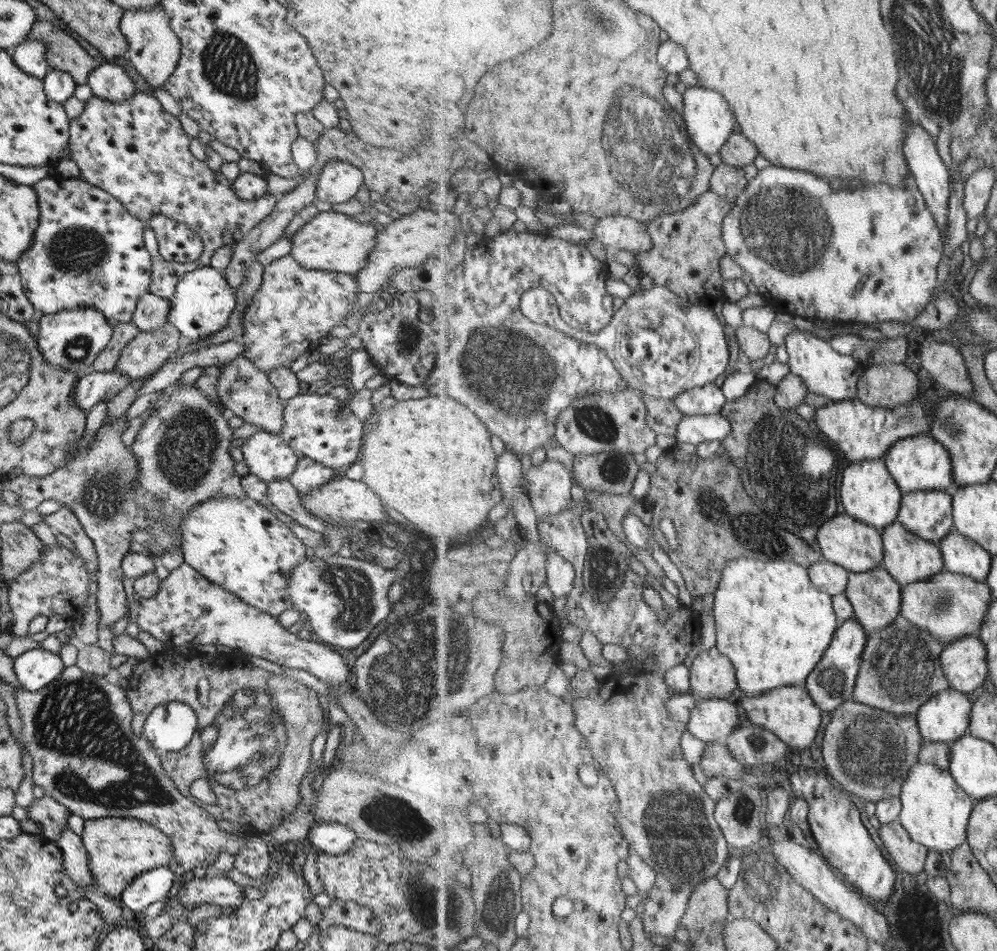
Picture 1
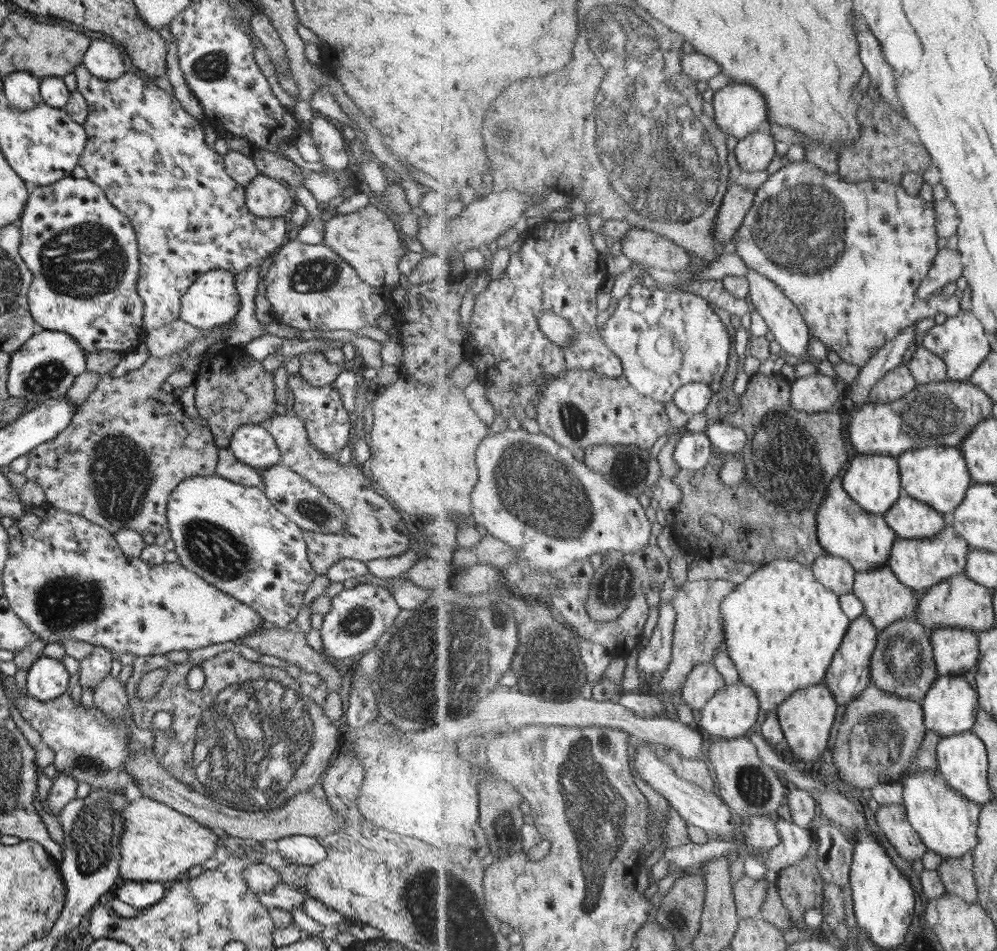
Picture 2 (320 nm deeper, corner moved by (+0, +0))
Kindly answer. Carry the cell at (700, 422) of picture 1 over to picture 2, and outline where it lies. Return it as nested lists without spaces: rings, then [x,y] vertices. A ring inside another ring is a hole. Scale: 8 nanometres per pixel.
[[[717,422],[707,428],[712,444],[727,457],[739,455],[748,443],[748,434],[743,428],[729,425],[727,422]]]

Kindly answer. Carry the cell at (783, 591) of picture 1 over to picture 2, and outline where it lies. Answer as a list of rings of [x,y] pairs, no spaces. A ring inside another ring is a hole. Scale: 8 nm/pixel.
[[[775,560],[775,562],[770,562],[767,566],[760,567],[757,572],[750,574],[743,584],[738,584],[734,591],[725,597],[724,604],[722,604],[722,615],[724,616],[723,632],[725,632],[727,652],[737,667],[741,680],[756,690],[761,708],[767,712],[780,707],[795,691],[801,691],[825,682],[833,659],[836,658],[837,651],[840,650],[852,623],[852,620],[844,613],[840,596],[816,579],[813,568],[805,568],[803,563],[789,562],[788,560]]]

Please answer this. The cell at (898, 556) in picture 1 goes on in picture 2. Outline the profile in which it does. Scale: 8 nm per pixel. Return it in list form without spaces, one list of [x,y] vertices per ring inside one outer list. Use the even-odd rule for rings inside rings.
[[[949,521],[939,535],[931,538],[899,538],[894,544],[887,566],[893,569],[901,583],[909,585],[918,592],[925,592],[952,576],[965,574],[971,550],[969,541],[957,533],[956,528]]]

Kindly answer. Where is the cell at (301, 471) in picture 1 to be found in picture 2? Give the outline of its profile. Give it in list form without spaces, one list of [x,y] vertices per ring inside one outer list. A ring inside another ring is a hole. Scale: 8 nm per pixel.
[[[293,374],[287,378],[287,388],[293,396],[292,411],[301,419],[306,431],[307,440],[313,448],[330,457],[337,455],[338,452],[347,444],[351,444],[351,424],[347,412],[341,405],[337,388],[331,383],[321,388],[310,386],[298,374]]]

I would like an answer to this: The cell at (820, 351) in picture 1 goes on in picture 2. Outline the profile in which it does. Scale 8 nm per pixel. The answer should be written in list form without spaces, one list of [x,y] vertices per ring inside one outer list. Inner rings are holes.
[[[749,269],[746,277],[750,282],[750,299],[754,310],[766,320],[770,332],[774,335],[774,340],[782,349],[782,353],[786,355],[788,360],[809,361],[807,348],[809,348],[811,333],[800,308],[774,280],[760,273],[757,269]]]

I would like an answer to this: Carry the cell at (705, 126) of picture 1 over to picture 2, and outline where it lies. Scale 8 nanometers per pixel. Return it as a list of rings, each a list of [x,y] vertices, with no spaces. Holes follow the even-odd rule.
[[[729,83],[725,88],[715,92],[713,107],[718,126],[727,128],[729,135],[734,136],[738,141],[764,129],[764,124],[769,120],[768,100],[752,84]]]

